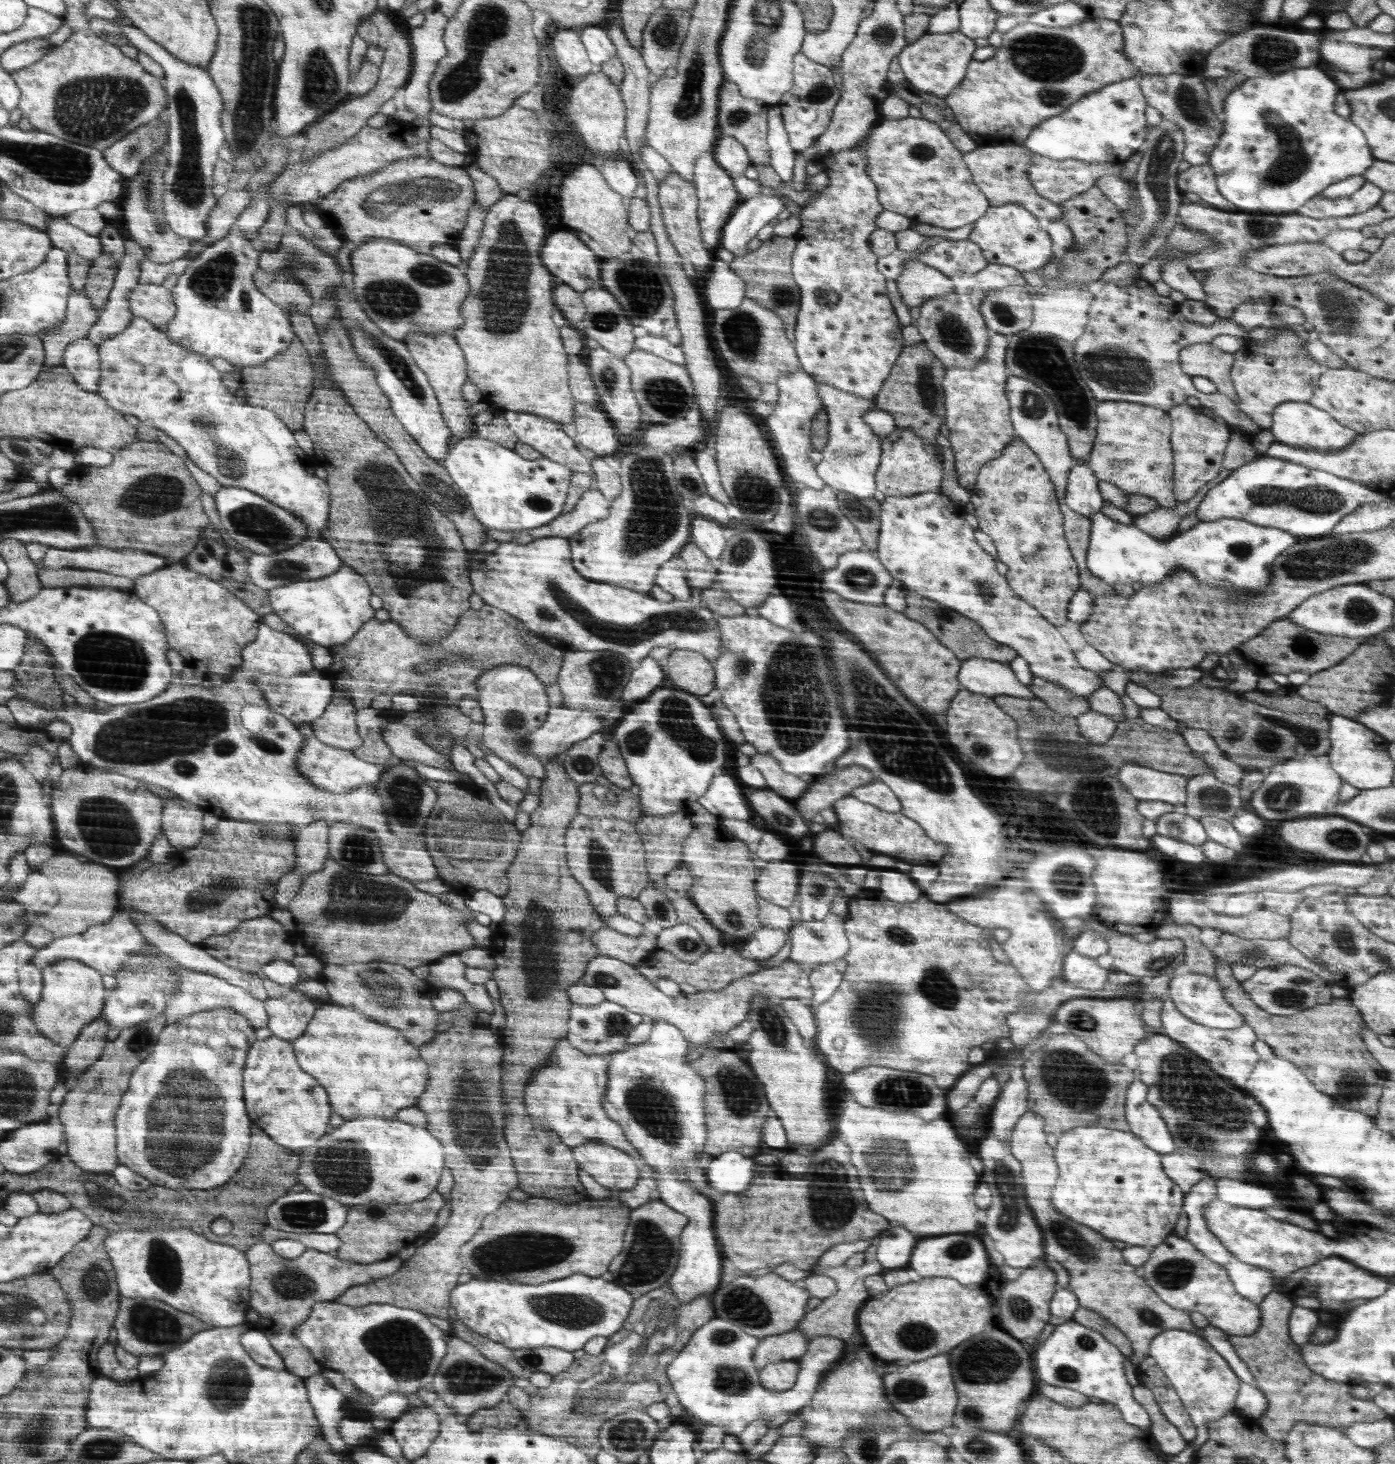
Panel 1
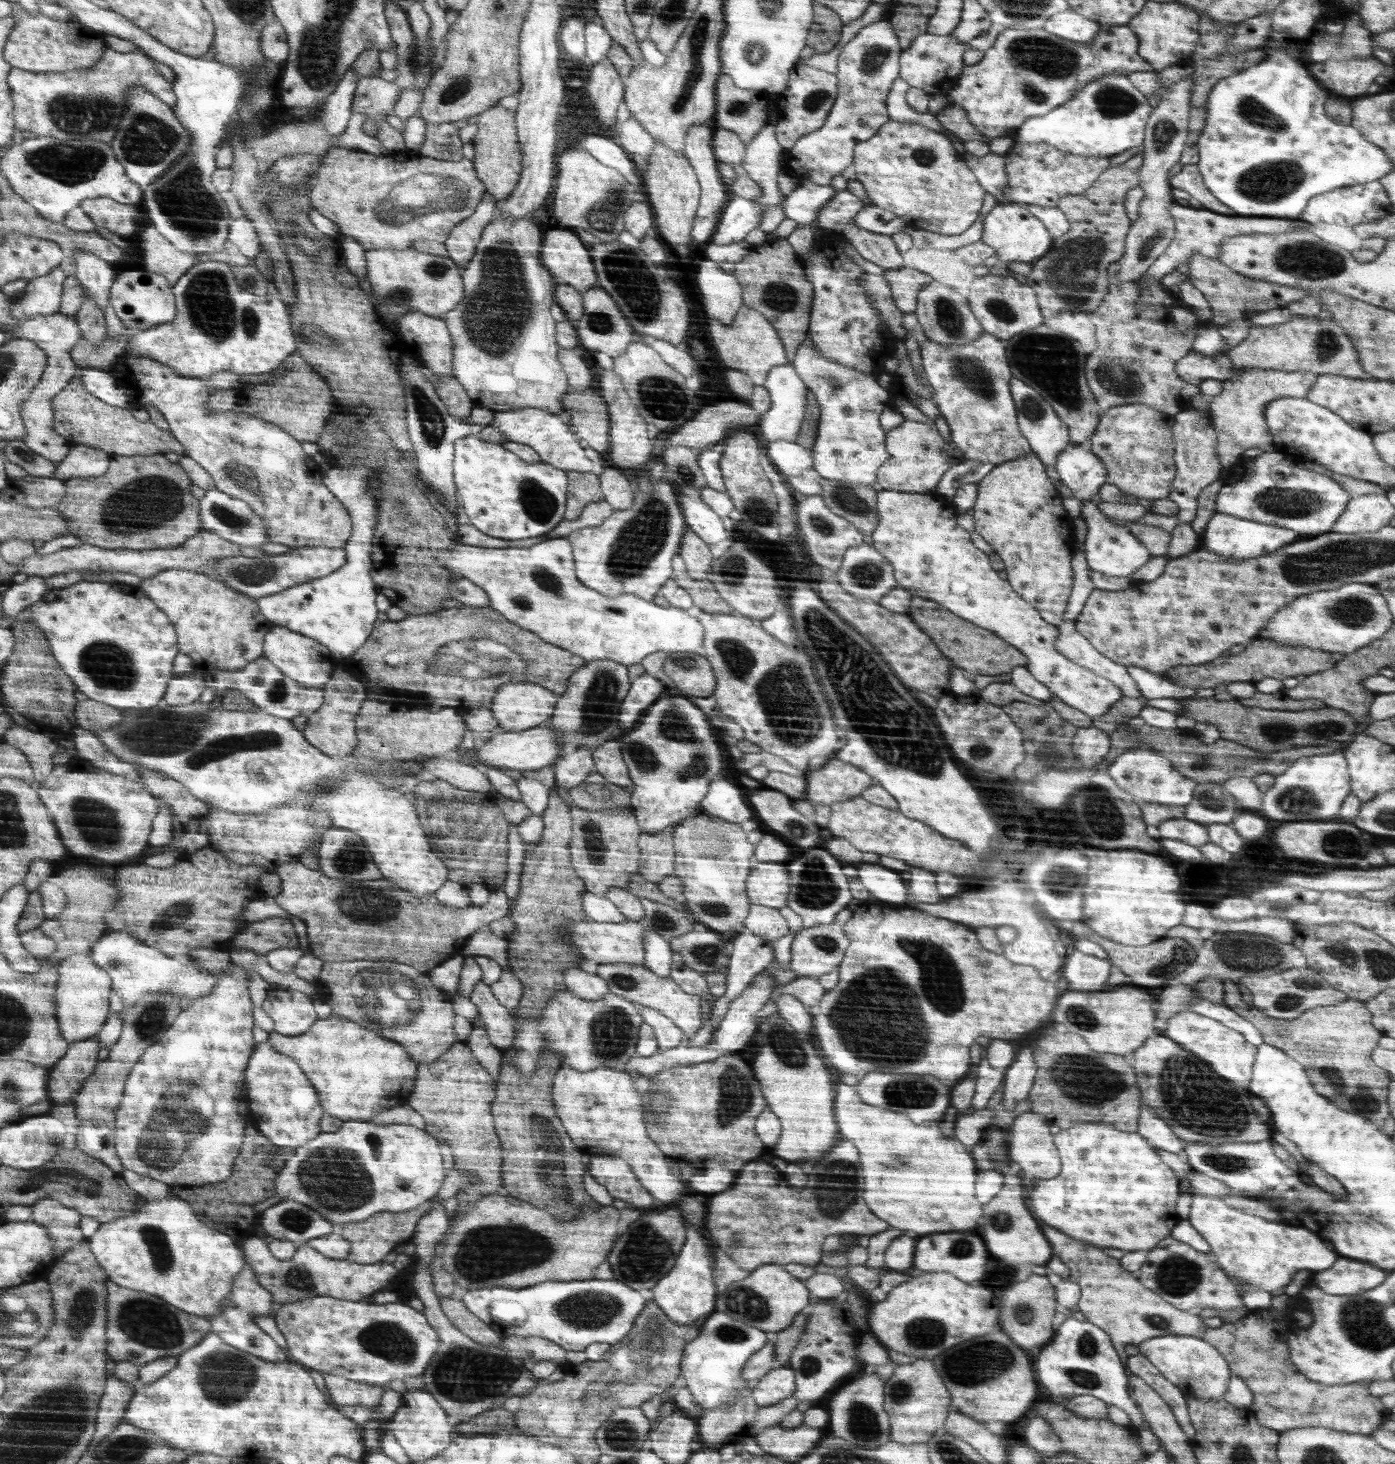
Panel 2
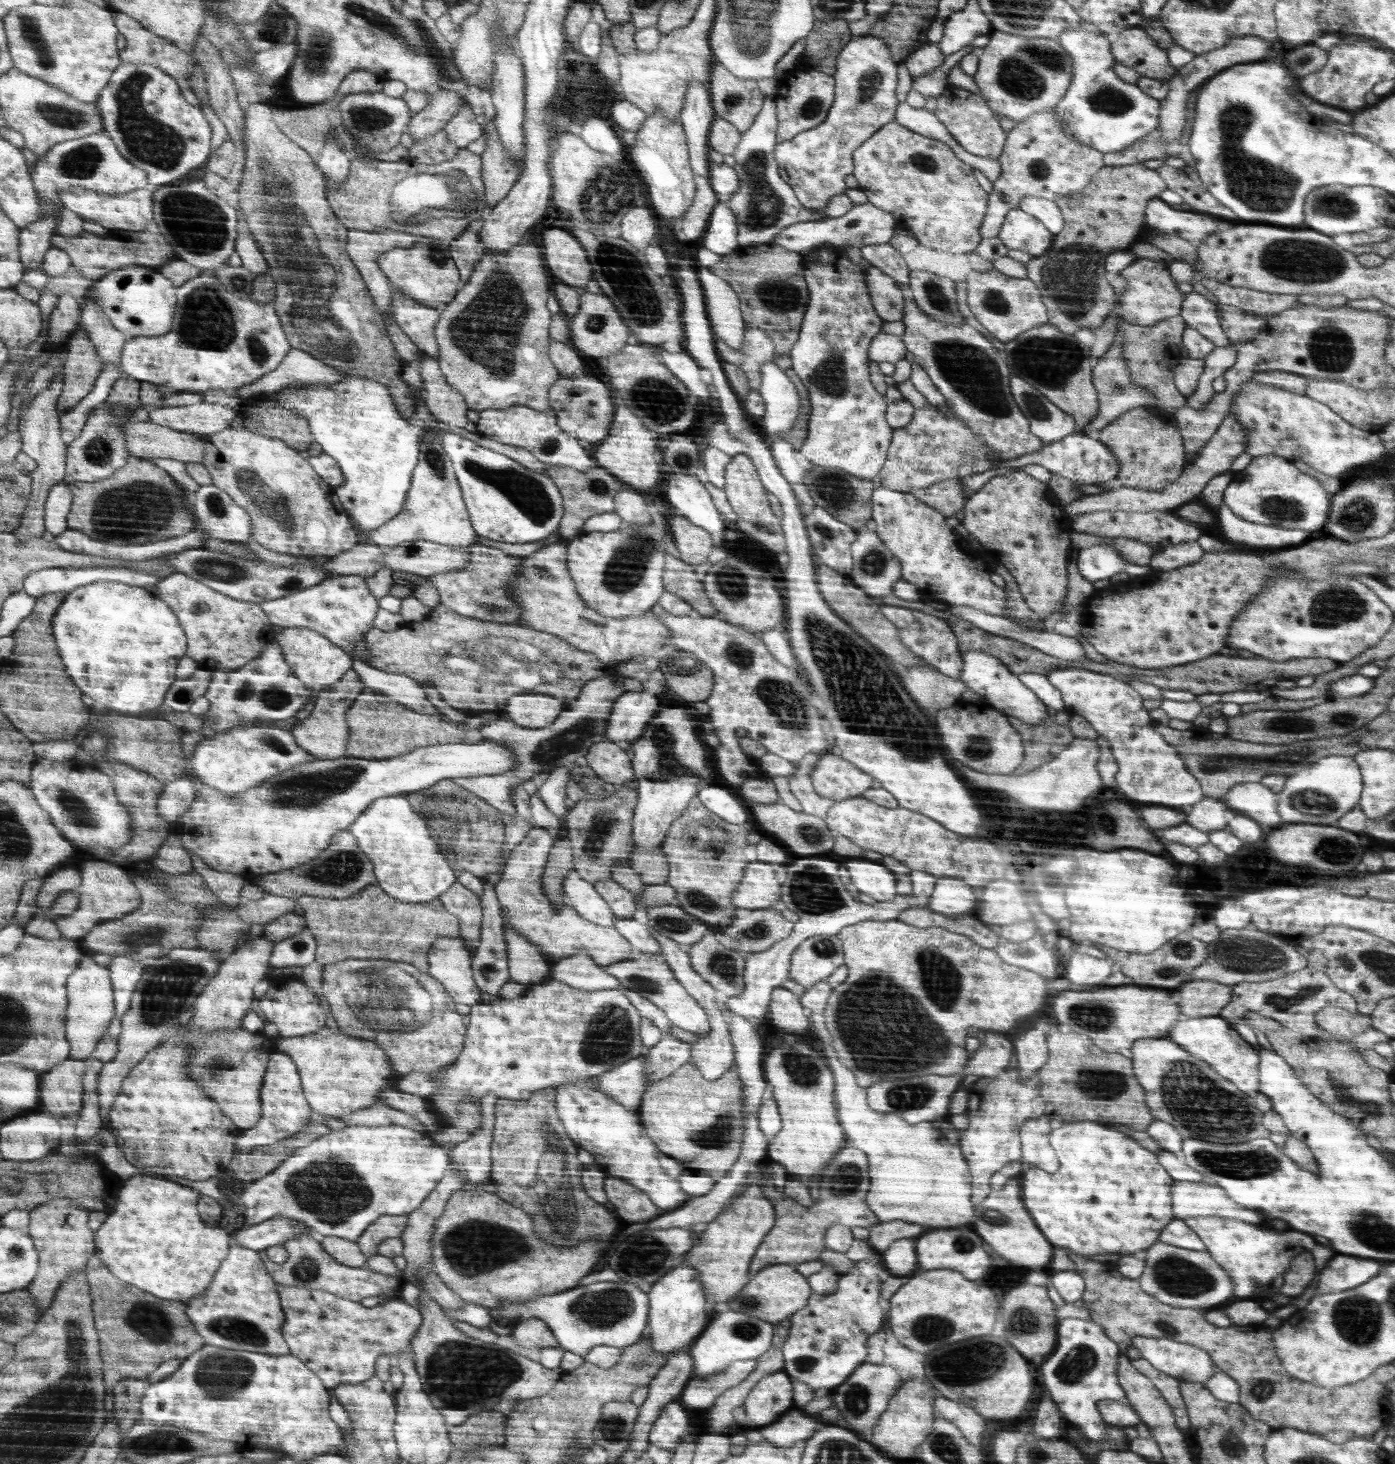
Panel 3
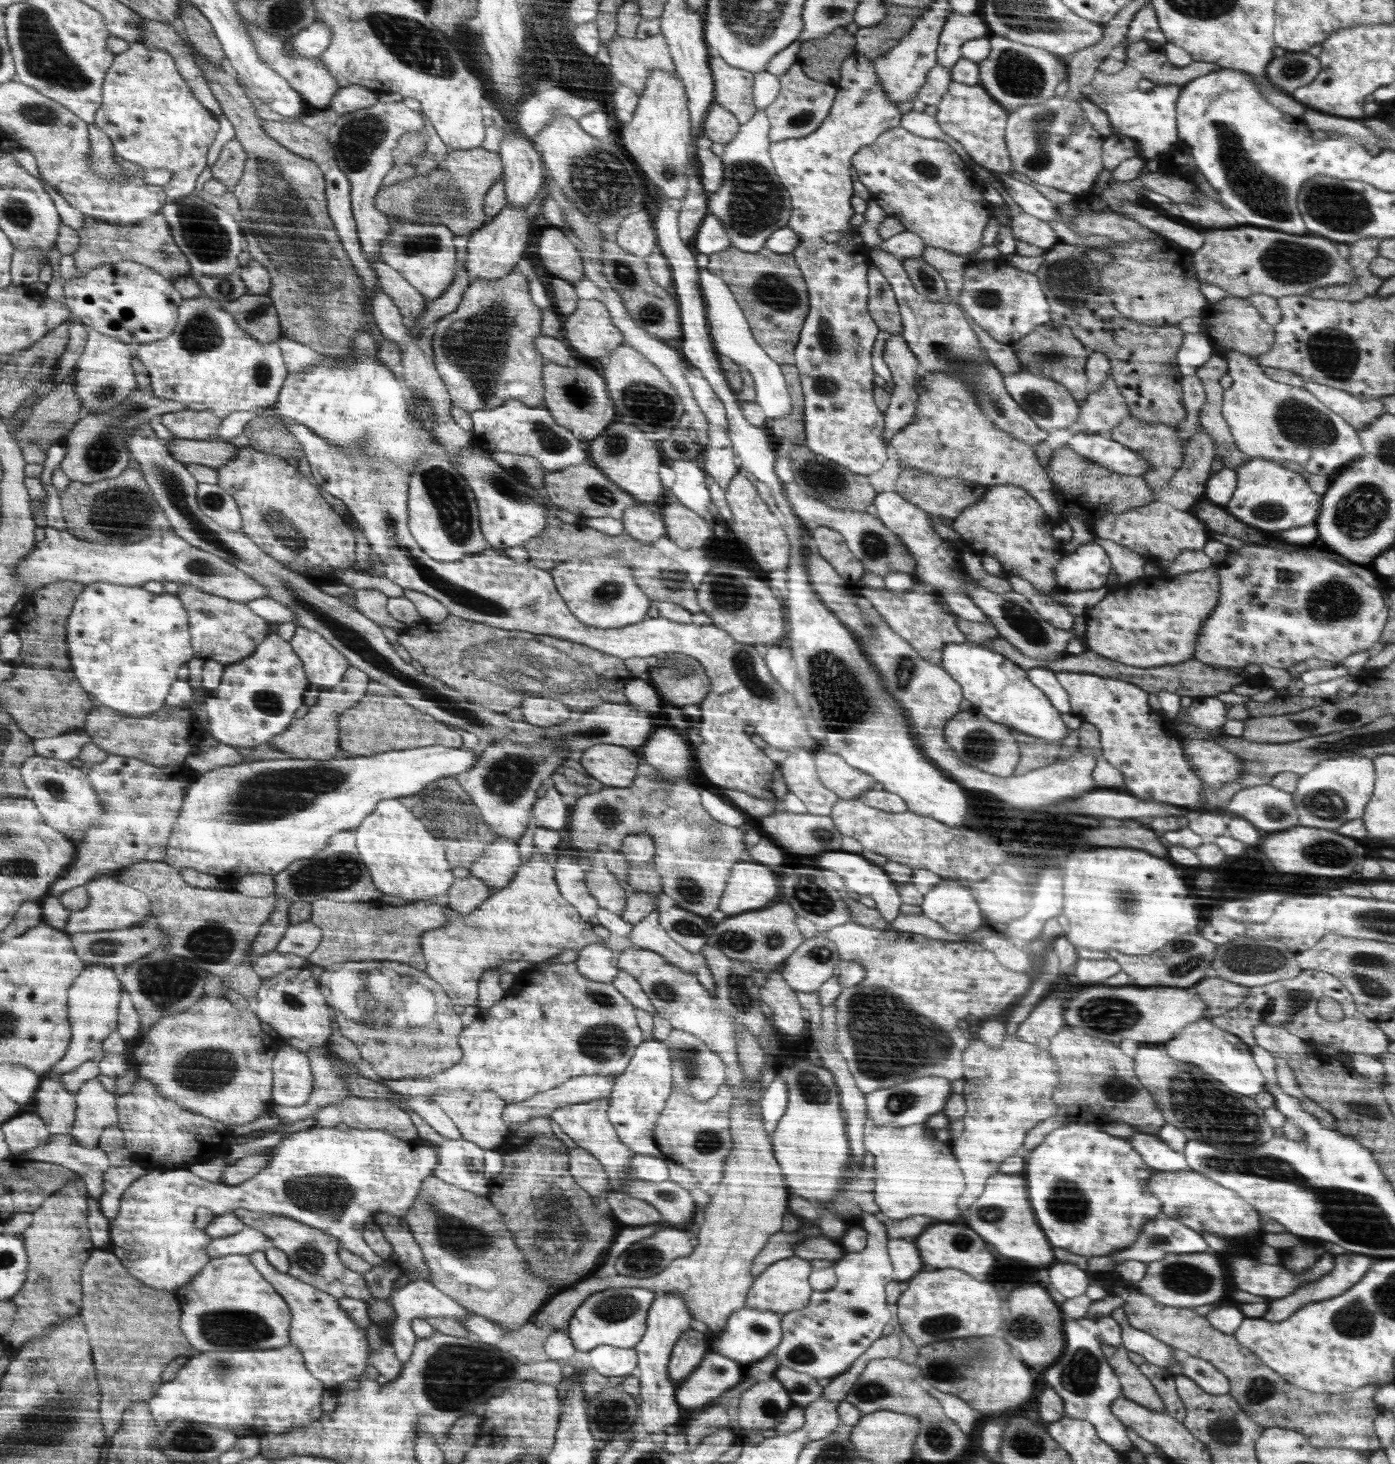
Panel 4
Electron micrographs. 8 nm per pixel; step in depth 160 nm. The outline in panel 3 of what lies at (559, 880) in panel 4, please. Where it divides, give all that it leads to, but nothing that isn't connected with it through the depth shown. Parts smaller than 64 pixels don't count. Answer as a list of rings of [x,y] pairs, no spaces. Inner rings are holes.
[[[576,872],[568,876],[568,884],[564,884],[564,892],[568,892],[568,904],[576,908],[580,916],[586,920],[596,920],[596,924],[612,927],[615,914],[609,904],[596,892],[594,885],[588,883]]]

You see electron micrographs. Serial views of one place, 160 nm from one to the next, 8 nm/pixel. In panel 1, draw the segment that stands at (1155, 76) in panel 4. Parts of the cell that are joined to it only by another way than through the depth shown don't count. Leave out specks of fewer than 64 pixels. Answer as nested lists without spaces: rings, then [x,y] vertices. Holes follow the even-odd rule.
[[[1086,18],[1071,27],[1047,27],[1029,20],[1019,22],[1016,27],[1002,33],[1001,47],[994,56],[982,62],[971,61],[962,82],[943,99],[955,113],[963,131],[969,133],[978,146],[1000,143],[1022,145],[1035,126],[1062,114],[1082,97],[1106,85],[1136,78],[1138,69],[1125,55],[1122,33],[1119,21],[1103,18]]]

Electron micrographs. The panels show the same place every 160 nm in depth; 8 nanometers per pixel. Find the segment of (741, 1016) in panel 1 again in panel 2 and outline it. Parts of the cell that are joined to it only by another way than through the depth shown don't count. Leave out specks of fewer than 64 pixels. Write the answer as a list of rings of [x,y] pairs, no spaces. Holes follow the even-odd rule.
[[[606,963],[597,964],[596,974],[606,981],[608,990],[612,994],[630,1000],[638,1007],[647,1006],[659,1010],[684,1032],[688,1039],[699,1031],[703,1024],[700,1021],[700,997],[684,992],[670,976],[658,976],[650,968],[642,964]],[[797,976],[794,980],[786,984],[778,983],[771,990],[769,1001],[775,1002],[779,996],[788,994],[795,996],[809,1008],[819,1004],[825,991],[825,988],[818,982],[817,977]]]

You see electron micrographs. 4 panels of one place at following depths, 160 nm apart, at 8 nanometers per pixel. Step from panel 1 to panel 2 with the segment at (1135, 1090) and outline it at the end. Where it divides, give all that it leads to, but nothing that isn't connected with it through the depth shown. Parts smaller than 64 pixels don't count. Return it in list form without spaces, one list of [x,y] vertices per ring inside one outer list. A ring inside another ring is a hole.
[[[1144,1104],[1141,1106],[1136,1132],[1145,1138],[1153,1148],[1160,1148],[1166,1152],[1178,1154],[1186,1146],[1186,1142],[1176,1138],[1170,1126],[1161,1118],[1156,1118],[1152,1108]]]

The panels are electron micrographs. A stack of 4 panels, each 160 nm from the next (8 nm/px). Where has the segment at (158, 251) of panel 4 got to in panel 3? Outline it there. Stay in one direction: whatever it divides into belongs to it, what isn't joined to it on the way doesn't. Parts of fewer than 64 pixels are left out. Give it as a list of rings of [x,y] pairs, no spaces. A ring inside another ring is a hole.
[[[153,225],[140,231],[108,231],[108,235],[105,236],[84,232],[77,237],[67,237],[56,233],[52,237],[52,242],[54,246],[68,252],[80,273],[94,282],[100,281],[108,273],[120,268],[131,265],[158,268],[162,264],[168,264],[168,260],[178,257],[163,233]]]

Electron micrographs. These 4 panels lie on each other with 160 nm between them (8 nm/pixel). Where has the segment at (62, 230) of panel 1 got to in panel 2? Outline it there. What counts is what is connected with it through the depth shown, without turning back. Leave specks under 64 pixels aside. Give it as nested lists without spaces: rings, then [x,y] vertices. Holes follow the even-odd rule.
[[[80,251],[76,256],[77,278],[82,282],[86,298],[92,298],[106,311],[110,301],[112,282],[117,270],[104,257],[90,251]]]

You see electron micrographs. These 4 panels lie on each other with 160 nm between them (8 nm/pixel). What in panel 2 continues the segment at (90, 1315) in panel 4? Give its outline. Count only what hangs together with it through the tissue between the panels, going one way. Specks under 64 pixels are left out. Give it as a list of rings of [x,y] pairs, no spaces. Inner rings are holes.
[[[112,1282],[112,1300],[108,1300],[112,1324],[108,1324],[108,1356],[111,1365],[130,1362],[142,1368],[156,1360],[180,1357],[184,1351],[198,1344],[210,1334],[211,1321],[202,1316],[188,1314],[176,1305],[146,1292],[122,1288]]]

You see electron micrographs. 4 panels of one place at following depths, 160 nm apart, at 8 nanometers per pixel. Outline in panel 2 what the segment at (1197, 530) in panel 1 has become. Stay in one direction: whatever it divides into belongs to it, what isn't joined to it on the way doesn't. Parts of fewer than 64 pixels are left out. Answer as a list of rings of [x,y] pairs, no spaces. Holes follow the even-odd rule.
[[[1092,501],[1082,505],[1080,517],[1087,524],[1082,551],[1090,571],[1115,577],[1128,576],[1142,568],[1152,557],[1148,548],[1144,548],[1144,544],[1129,531],[1129,527],[1115,525]],[[1216,512],[1206,524],[1204,532],[1200,534],[1198,550],[1215,552],[1223,558],[1256,558],[1264,554],[1272,554],[1286,544],[1293,544],[1298,536],[1300,536],[1298,532],[1292,532],[1286,528],[1276,528],[1270,524],[1258,524],[1253,520]]]

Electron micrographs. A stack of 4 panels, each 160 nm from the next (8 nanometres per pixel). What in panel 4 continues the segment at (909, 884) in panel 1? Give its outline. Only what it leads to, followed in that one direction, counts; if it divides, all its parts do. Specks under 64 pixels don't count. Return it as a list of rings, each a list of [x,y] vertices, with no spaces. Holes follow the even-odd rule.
[[[826,852],[814,856],[812,864],[824,870],[838,872],[848,888],[858,894],[872,896],[876,900],[875,908],[887,922],[892,922],[898,916],[899,906],[902,904],[900,894],[882,868],[850,852]]]

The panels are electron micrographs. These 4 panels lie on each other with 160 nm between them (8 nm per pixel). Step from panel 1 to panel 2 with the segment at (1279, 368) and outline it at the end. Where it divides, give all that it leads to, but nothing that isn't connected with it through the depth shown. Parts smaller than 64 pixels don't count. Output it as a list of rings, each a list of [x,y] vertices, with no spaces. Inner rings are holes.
[[[1250,367],[1245,368],[1237,377],[1223,381],[1223,389],[1212,400],[1209,408],[1213,419],[1213,427],[1218,435],[1217,453],[1221,462],[1221,468],[1229,468],[1239,460],[1245,450],[1248,448],[1260,448],[1264,453],[1275,451],[1273,436],[1270,434],[1268,423],[1266,422],[1265,411],[1268,403],[1283,398],[1305,398],[1311,386],[1314,386],[1318,374],[1312,371],[1281,371],[1269,368]]]

